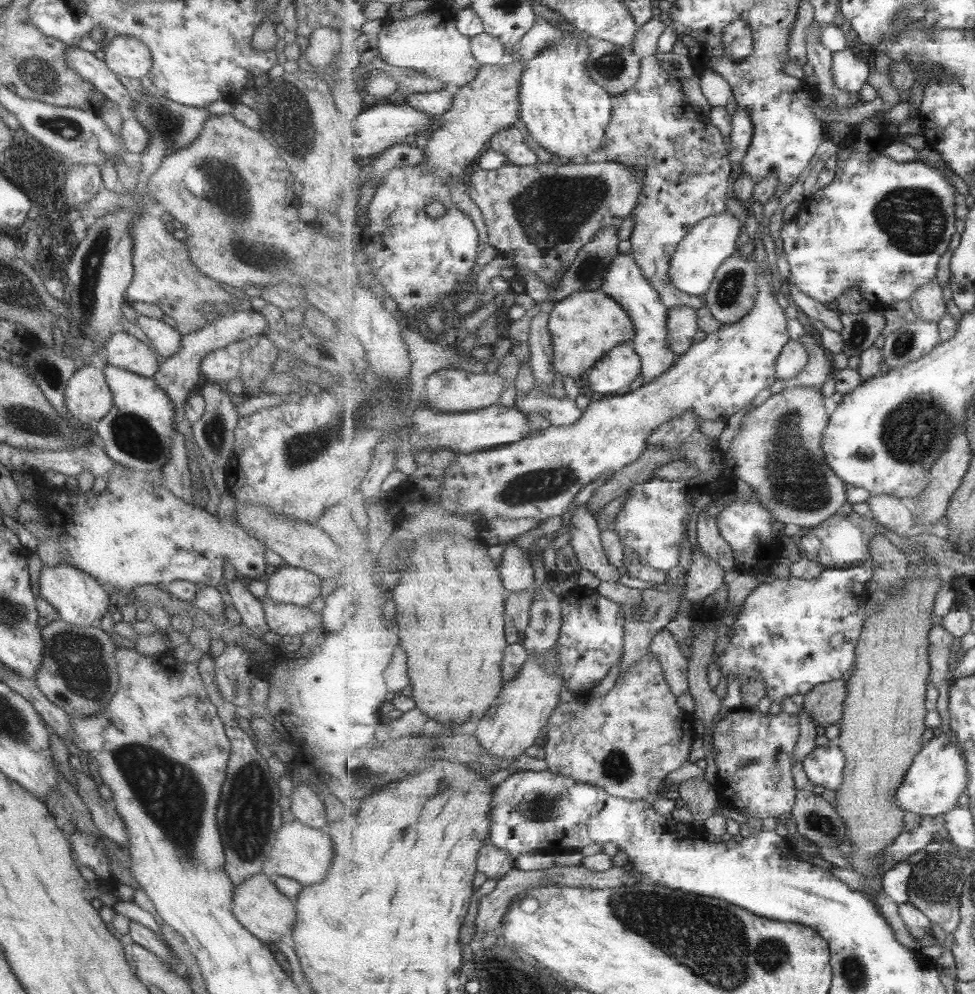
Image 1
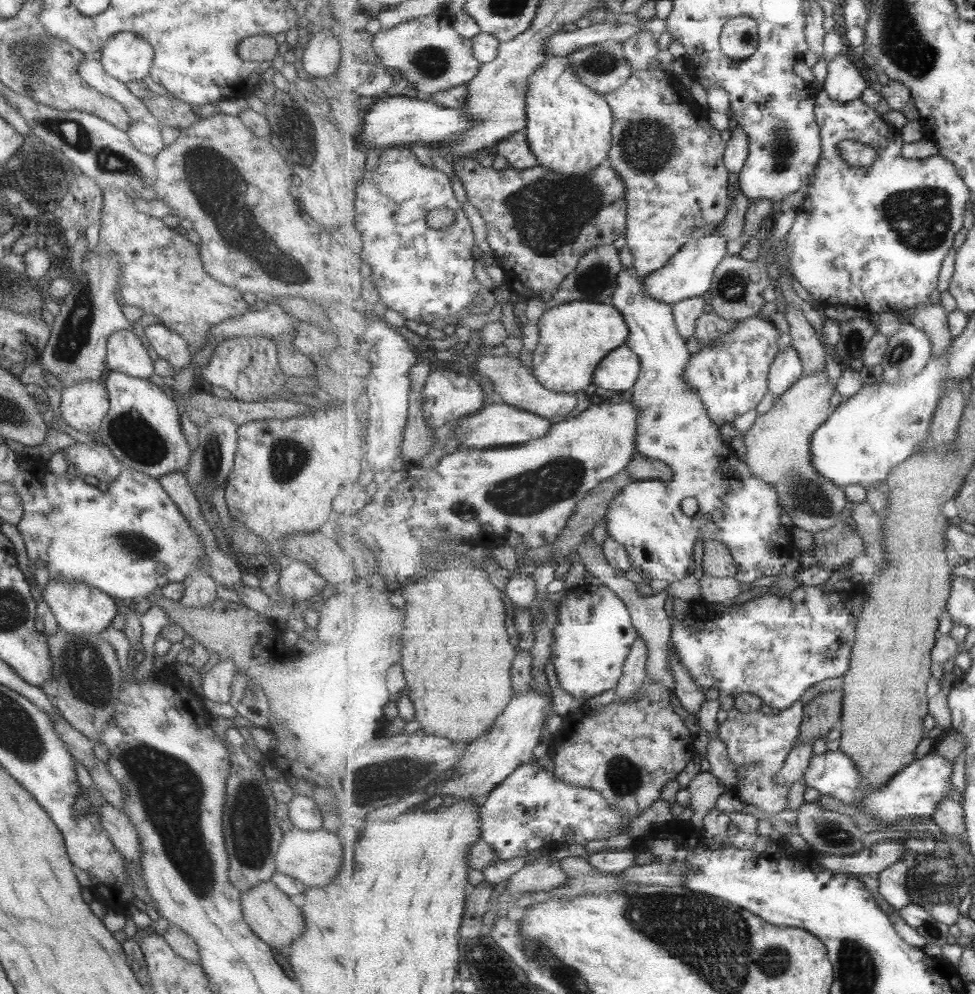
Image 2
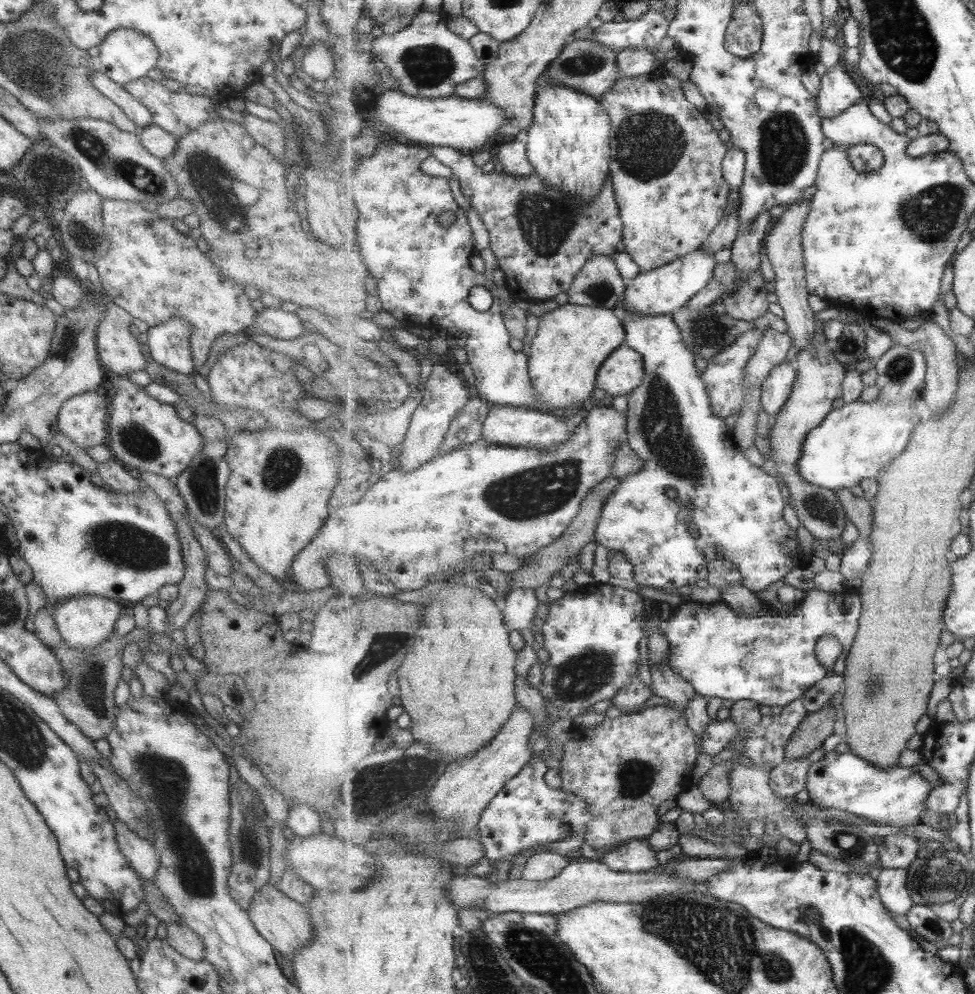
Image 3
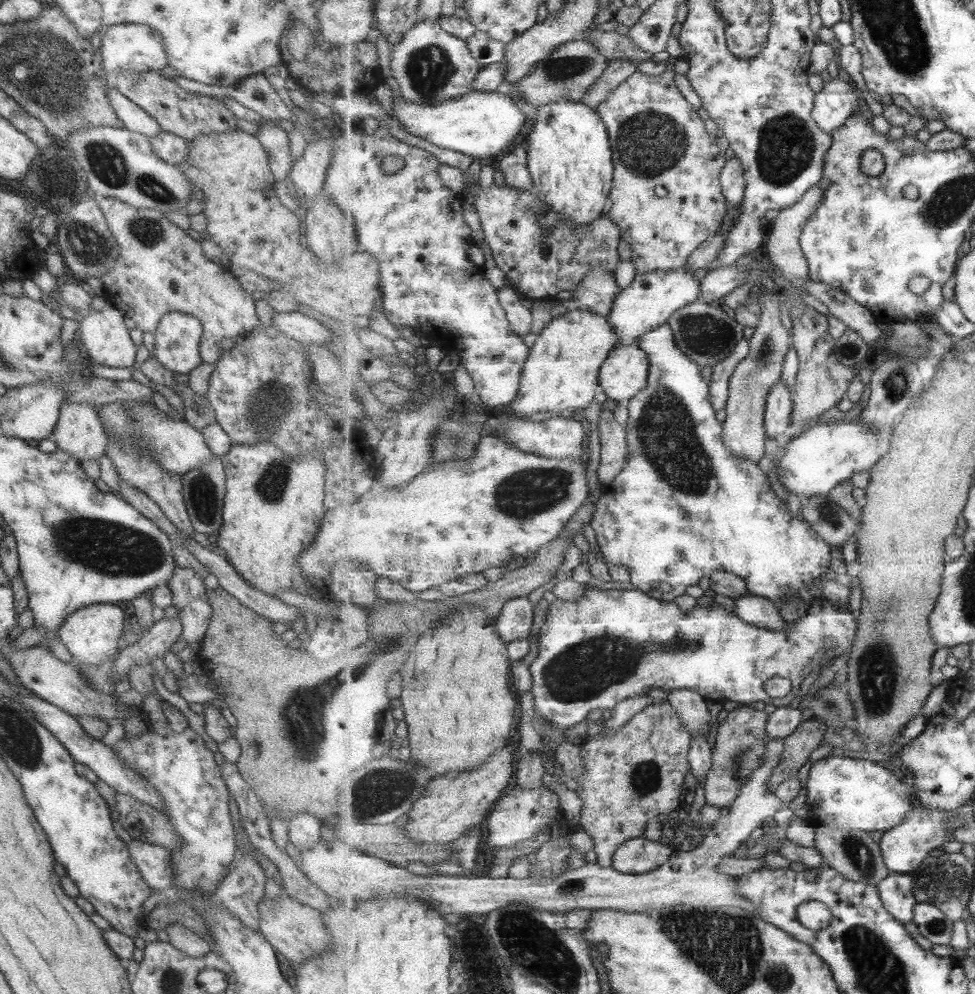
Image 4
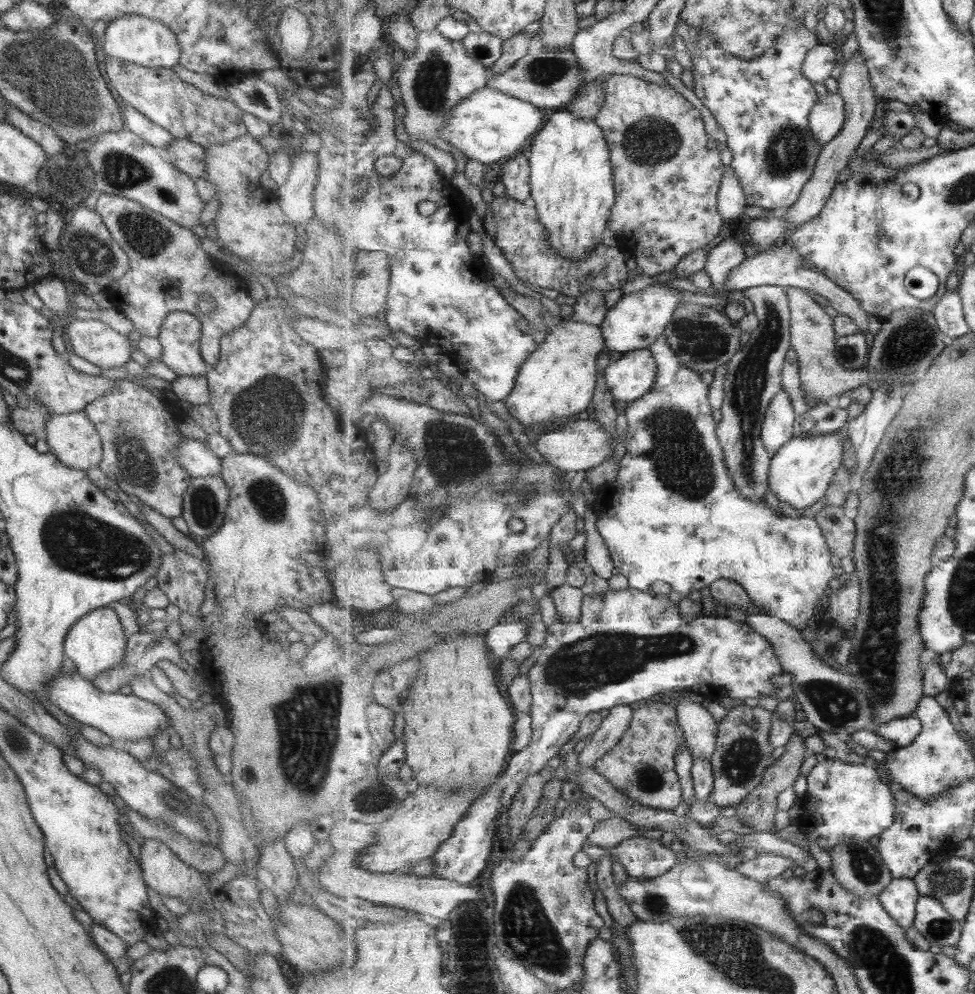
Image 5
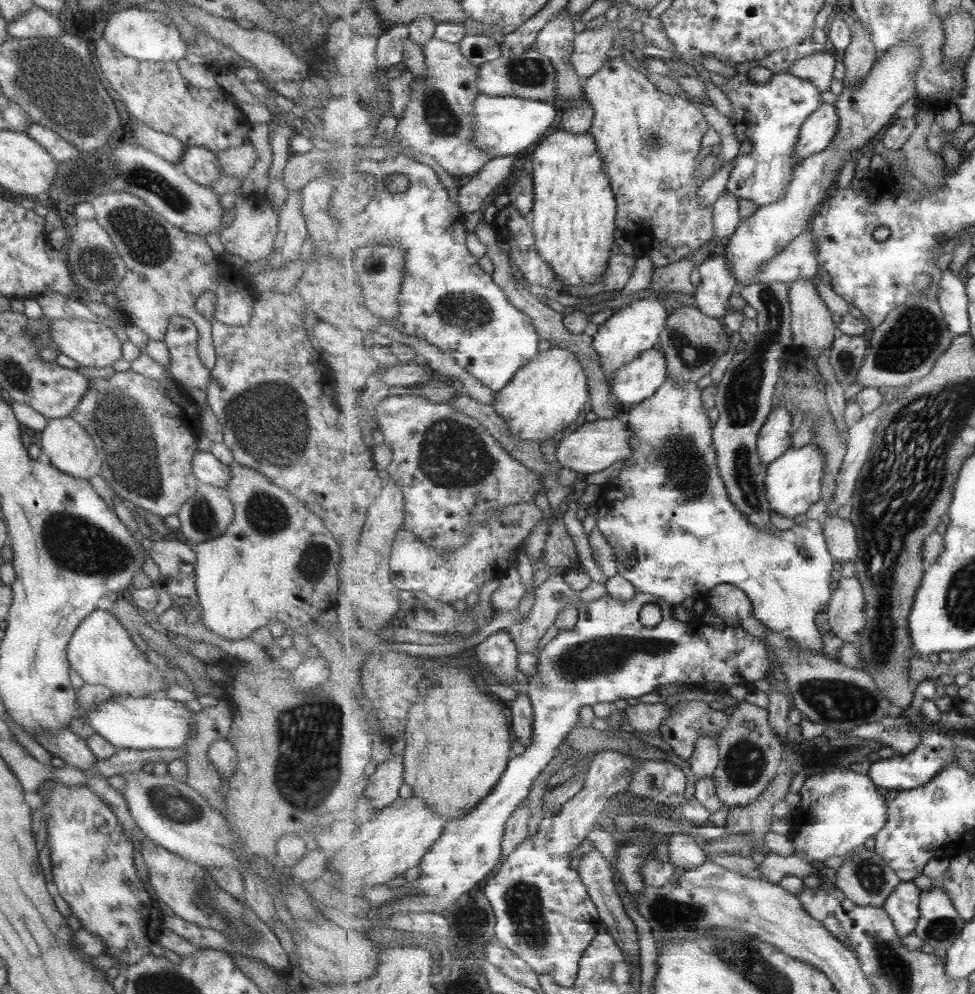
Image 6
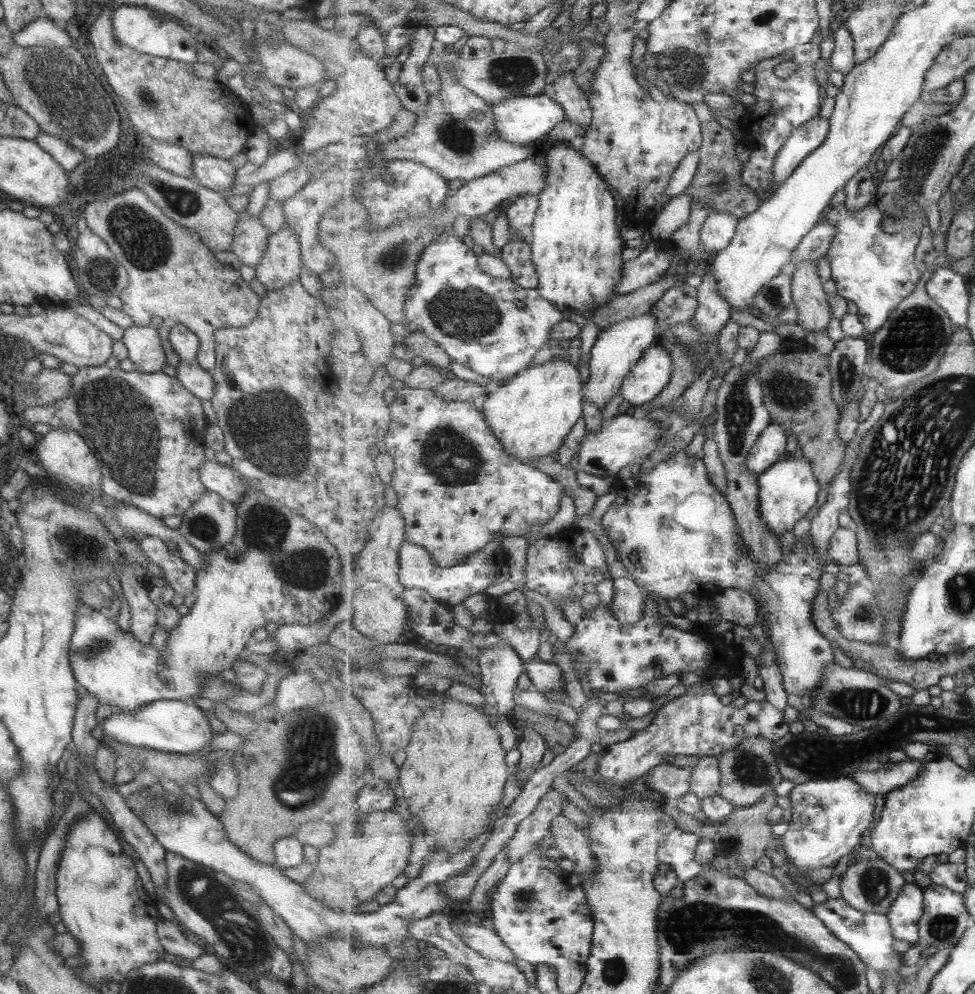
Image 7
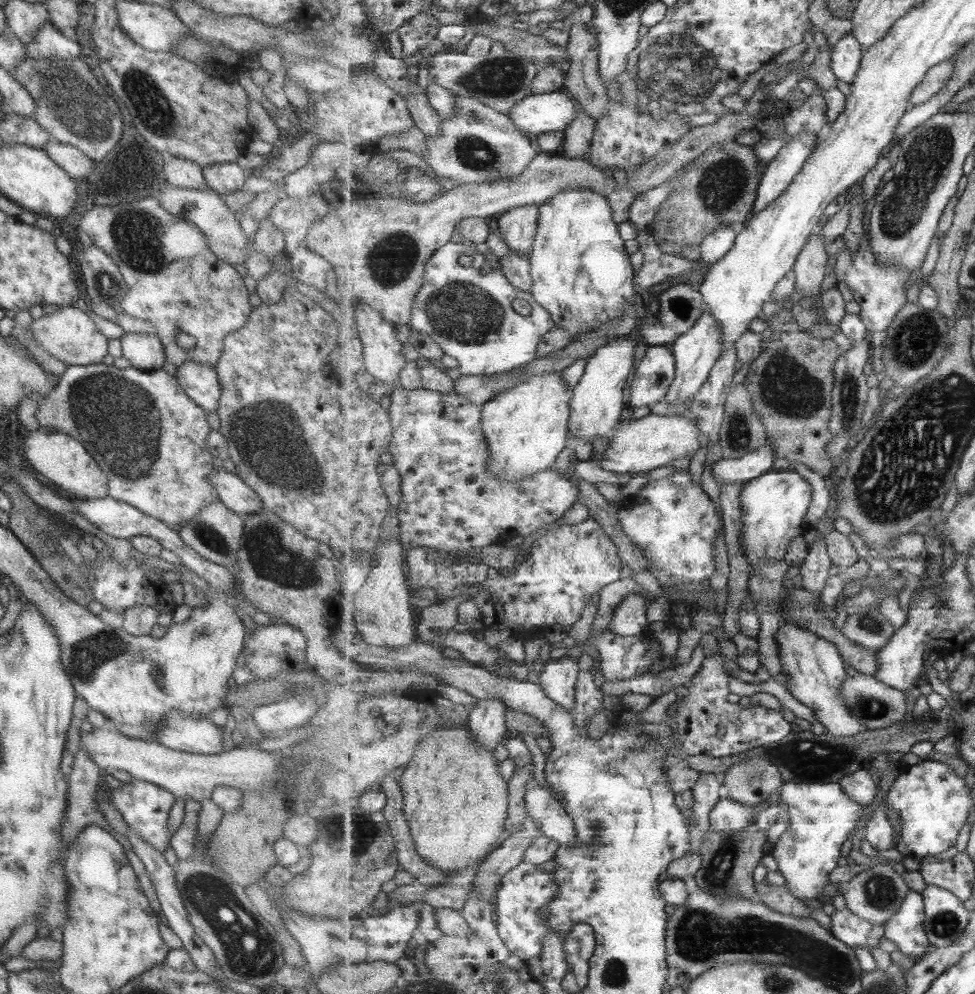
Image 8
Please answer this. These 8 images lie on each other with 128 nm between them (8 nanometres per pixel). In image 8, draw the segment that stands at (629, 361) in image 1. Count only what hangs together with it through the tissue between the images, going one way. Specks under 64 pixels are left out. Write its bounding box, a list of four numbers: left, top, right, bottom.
[628,345,676,408]

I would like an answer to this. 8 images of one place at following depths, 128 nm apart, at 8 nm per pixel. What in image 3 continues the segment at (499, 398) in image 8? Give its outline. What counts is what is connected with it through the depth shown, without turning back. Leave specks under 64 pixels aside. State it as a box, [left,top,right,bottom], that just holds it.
[530,303,627,408]

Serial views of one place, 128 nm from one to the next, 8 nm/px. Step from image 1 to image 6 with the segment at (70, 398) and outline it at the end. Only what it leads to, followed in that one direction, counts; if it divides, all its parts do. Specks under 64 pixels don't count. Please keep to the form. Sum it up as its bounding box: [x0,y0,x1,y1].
[39,417,101,481]

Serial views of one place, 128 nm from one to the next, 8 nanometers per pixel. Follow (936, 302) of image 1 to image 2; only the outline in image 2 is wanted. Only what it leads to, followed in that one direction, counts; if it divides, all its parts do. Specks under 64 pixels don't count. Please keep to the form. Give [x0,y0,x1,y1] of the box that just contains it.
[911,299,954,358]

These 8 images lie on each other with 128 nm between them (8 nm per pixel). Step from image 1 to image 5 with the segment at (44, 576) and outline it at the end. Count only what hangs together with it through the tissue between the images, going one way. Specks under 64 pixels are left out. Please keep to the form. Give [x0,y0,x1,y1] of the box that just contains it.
[63,606,126,681]

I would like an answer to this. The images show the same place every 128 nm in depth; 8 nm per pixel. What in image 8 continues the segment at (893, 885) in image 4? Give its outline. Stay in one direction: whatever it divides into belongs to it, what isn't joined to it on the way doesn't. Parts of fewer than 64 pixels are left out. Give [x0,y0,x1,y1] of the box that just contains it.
[886,891,931,963]

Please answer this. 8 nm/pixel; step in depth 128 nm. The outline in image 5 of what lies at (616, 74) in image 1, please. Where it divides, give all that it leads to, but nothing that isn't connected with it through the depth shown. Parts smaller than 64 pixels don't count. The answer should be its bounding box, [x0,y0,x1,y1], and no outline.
[487,47,583,109]

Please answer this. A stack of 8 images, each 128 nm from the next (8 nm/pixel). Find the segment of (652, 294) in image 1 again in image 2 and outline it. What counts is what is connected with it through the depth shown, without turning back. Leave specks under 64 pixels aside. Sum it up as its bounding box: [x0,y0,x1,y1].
[607,268,797,585]

